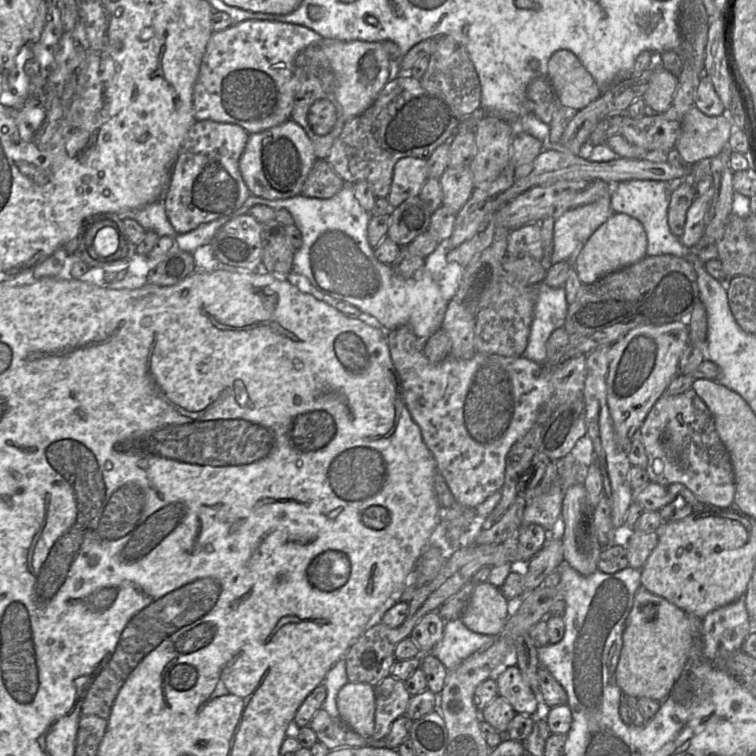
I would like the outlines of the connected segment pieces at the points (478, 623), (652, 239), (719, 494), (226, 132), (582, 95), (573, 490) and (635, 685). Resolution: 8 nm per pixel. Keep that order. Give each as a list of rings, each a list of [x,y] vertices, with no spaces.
[[[487,581],[475,586],[461,621],[473,632],[498,636],[511,613],[511,601]]]
[[[653,180],[619,182],[613,187],[613,192],[610,195],[610,204],[615,213],[627,214],[642,224],[647,237],[646,257],[673,255],[687,258],[692,263],[697,277],[700,277],[699,264],[694,260],[697,257],[696,253],[692,253],[686,248],[681,240],[670,231],[668,225],[668,182]]]
[[[693,389],[678,395],[662,395],[648,413],[639,434],[648,457],[646,470],[651,482],[662,485],[682,484],[708,507],[733,507],[735,481],[730,458],[716,432],[711,411]]]
[[[199,120],[191,126],[173,165],[170,182],[163,199],[167,218],[177,233],[190,232],[202,224],[233,213],[251,195],[239,171],[239,159],[245,149],[248,137],[249,133],[245,129],[231,123]]]
[[[558,50],[548,61],[548,79],[565,108],[579,111],[602,95],[592,75],[569,50]]]
[[[583,483],[571,485],[563,499],[560,517],[564,523],[562,535],[564,562],[583,576],[589,576],[598,570],[598,561],[602,552],[594,525],[594,508],[590,505]]]
[[[641,587],[623,632],[623,646],[615,671],[623,696],[647,697],[663,702],[689,668],[693,646],[691,620],[685,611]]]

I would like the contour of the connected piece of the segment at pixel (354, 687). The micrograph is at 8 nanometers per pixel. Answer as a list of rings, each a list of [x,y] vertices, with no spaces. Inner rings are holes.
[[[367,683],[345,684],[337,695],[340,718],[356,733],[370,739],[375,725],[374,686]]]

